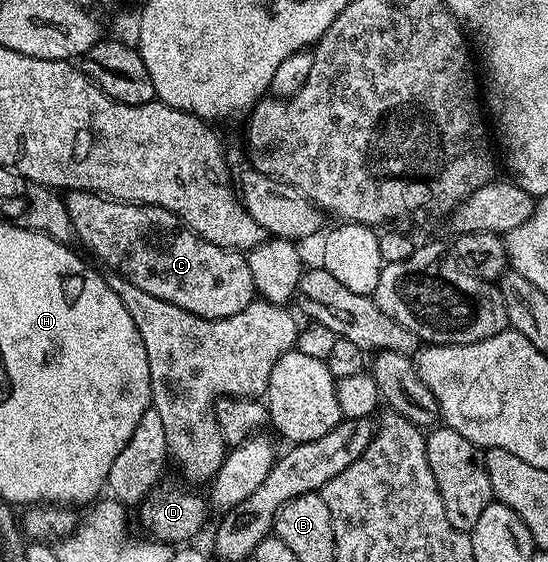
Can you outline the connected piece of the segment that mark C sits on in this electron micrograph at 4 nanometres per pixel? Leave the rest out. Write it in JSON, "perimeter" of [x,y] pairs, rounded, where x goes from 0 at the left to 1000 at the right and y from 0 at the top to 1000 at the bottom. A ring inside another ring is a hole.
{"perimeter":[[[175,342],[119,343],[120,372],[131,388],[135,418],[179,463],[188,463],[203,479],[203,486],[219,489],[241,509],[255,509],[263,523],[277,523],[277,530],[292,530],[299,537],[314,537],[314,544],[328,544],[328,552],[343,552],[343,559],[358,559],[365,566],[400,569],[423,559],[438,559],[445,544],[453,544],[465,530],[460,480],[453,480],[453,466],[440,447],[423,441],[403,441],[332,397],[332,390],[307,374],[283,363],[239,363],[228,356],[204,356],[179,347]]]}

